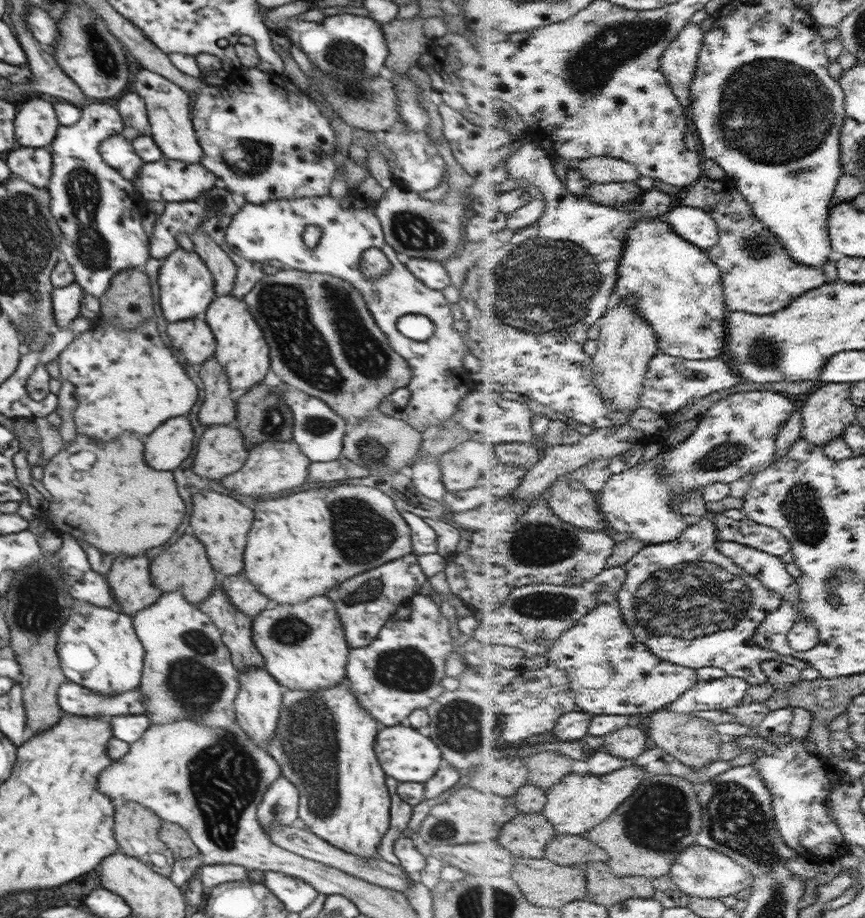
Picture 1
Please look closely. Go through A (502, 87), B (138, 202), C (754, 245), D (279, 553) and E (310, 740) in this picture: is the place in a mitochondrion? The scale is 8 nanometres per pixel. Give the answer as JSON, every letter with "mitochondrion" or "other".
{"A":"other","B":"other","C":"mitochondrion","D":"other","E":"mitochondrion"}

